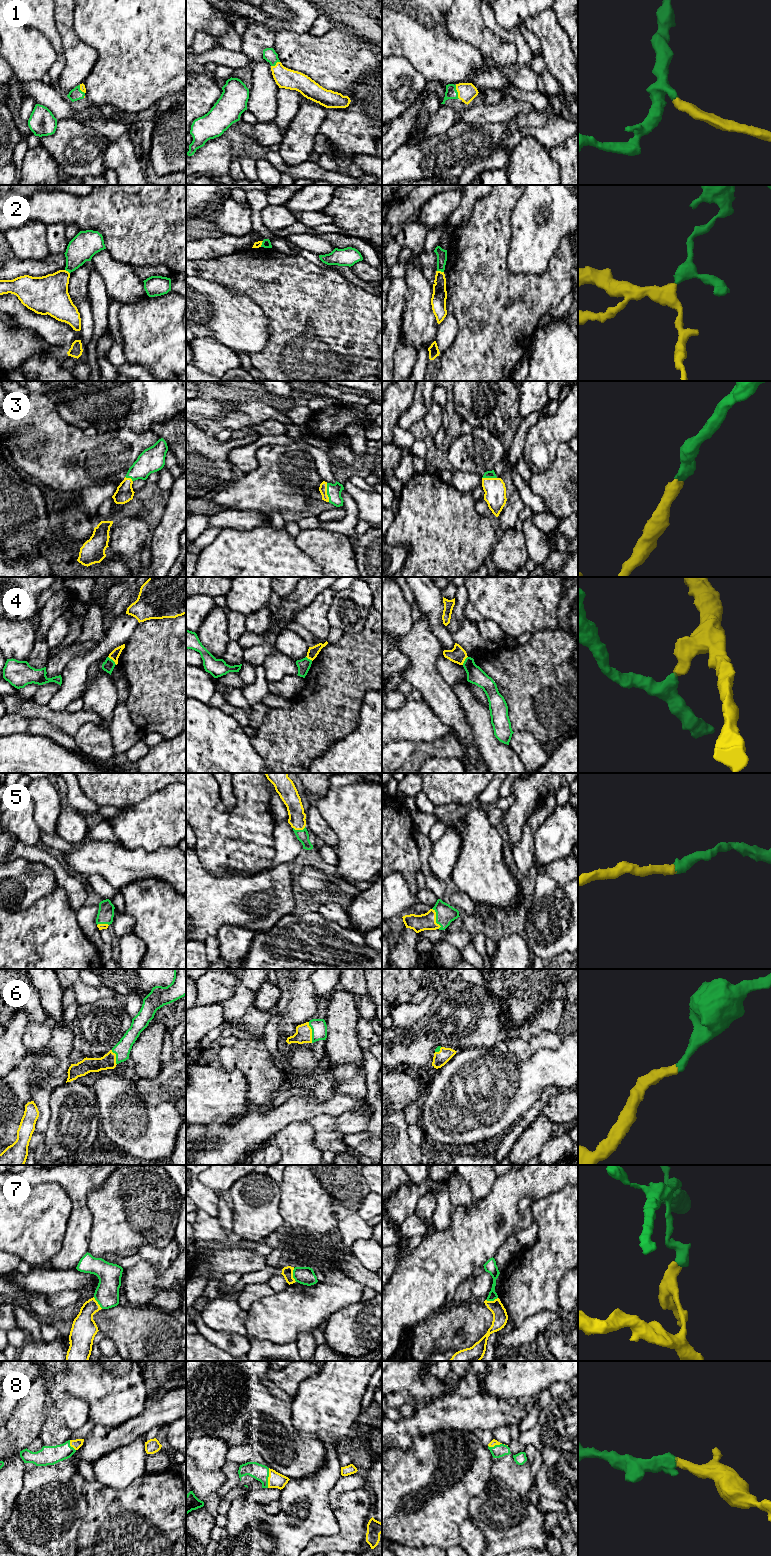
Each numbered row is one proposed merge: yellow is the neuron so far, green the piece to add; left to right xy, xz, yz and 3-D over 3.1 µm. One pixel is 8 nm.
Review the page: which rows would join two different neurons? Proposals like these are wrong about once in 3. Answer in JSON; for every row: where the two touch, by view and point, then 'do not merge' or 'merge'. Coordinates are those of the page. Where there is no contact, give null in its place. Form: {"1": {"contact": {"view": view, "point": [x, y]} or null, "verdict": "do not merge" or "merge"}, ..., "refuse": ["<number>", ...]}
{"1": {"contact": {"view": "yz", "point": [457, 91]}, "verdict": "merge"}, "2": {"contact": {"view": "yz", "point": [440, 271]}, "verdict": "do not merge"}, "3": {"contact": {"view": "xz", "point": [326, 492]}, "verdict": "merge"}, "4": {"contact": {"view": "xy", "point": [112, 659]}, "verdict": "do not merge"}, "5": {"contact": {"view": "yz", "point": [435, 918]}, "verdict": "merge"}, "6": {"contact": {"view": "xz", "point": [311, 1032]}, "verdict": "merge"}, "7": {"contact": {"view": "xz", "point": [292, 1275]}, "verdict": "do not merge"}, "8": {"contact": {"view": "xz", "point": [268, 1478]}, "verdict": "merge"}, "refuse": ["2", "4", "7"]}

